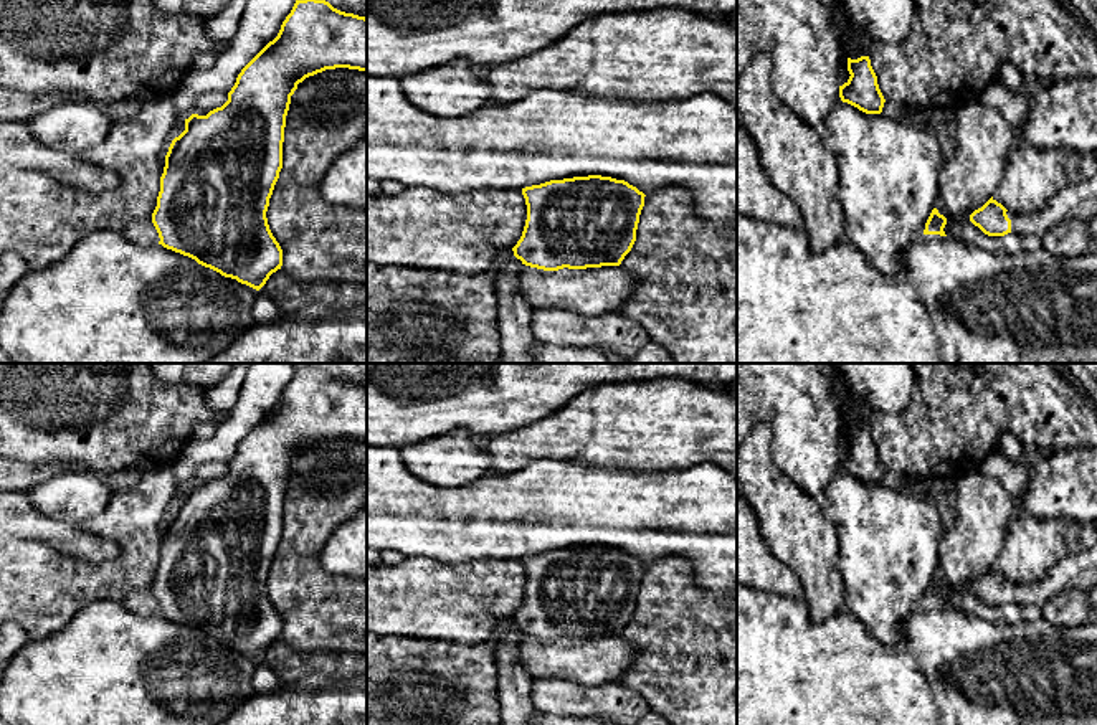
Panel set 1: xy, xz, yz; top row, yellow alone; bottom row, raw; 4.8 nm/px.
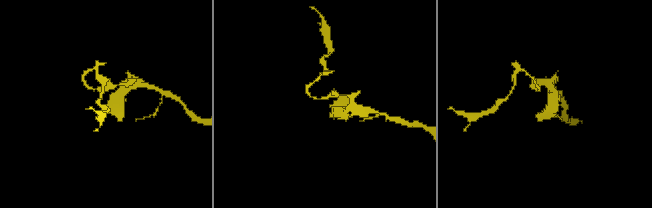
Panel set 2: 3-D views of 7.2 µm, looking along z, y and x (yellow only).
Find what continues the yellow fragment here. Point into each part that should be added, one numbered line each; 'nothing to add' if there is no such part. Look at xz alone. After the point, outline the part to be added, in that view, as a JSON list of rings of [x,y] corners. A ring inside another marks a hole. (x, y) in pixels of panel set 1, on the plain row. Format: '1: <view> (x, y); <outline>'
1: xz (514, 682); [[[512,628],[496,647],[497,689],[501,700],[499,725],[534,725],[539,718],[530,690],[534,677],[525,671],[519,654],[522,631]]]

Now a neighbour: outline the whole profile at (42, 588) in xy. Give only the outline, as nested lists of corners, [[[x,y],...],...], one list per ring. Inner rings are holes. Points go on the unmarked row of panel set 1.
[[[165,467],[149,471],[134,487],[114,492],[102,514],[78,525],[119,547],[117,557],[102,562],[66,555],[45,542],[0,530],[0,626],[15,623],[31,639],[41,639],[59,631],[83,608],[102,599],[117,601],[142,618],[159,614],[152,583],[157,576],[165,525],[182,490],[185,489],[172,467]]]

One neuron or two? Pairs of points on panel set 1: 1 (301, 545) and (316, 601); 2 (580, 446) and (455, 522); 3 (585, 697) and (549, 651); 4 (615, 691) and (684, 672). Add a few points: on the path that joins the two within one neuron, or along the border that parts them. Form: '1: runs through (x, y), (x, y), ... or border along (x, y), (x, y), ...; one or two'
1: runs through (301, 559), (303, 588); one
2: border along (595, 464), (534, 459), (519, 469); two
3: border along (537, 676), (555, 676), (584, 686), (613, 681); two
4: border along (617, 679), (633, 689), (651, 707); two

